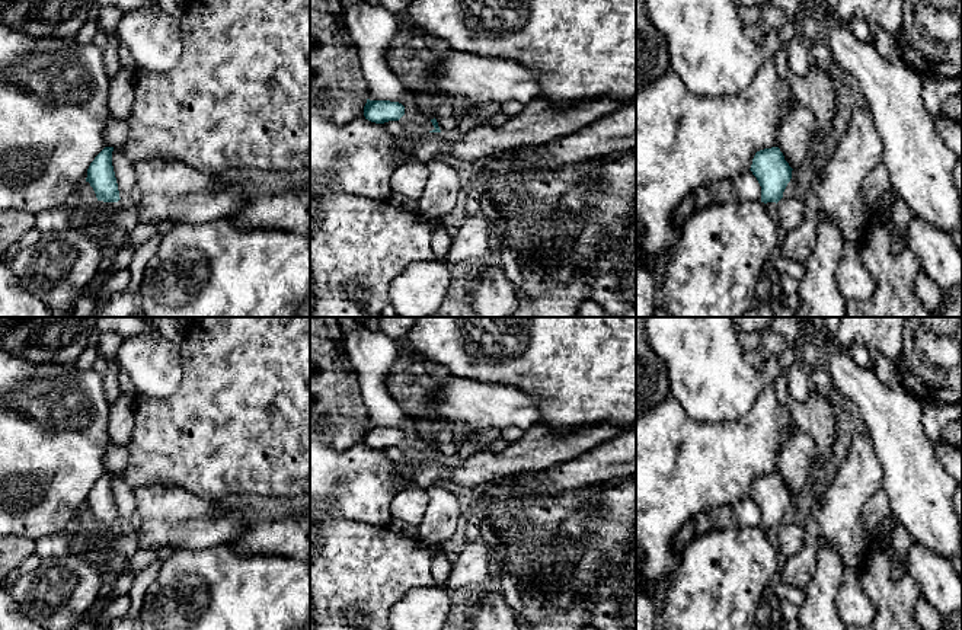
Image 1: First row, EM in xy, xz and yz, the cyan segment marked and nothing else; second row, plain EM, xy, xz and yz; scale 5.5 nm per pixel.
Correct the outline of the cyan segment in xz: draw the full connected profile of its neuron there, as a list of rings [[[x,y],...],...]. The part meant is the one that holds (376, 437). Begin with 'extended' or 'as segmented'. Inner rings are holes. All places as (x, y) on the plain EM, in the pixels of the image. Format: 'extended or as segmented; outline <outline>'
as segmented; outline [[[367,425],[367,429],[364,432],[365,445],[375,450],[399,447],[403,441],[405,432],[399,428]]]

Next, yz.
as segmented; outline [[[779,473],[755,479],[751,495],[761,512],[761,528],[779,528],[792,505],[792,493],[784,486]]]

